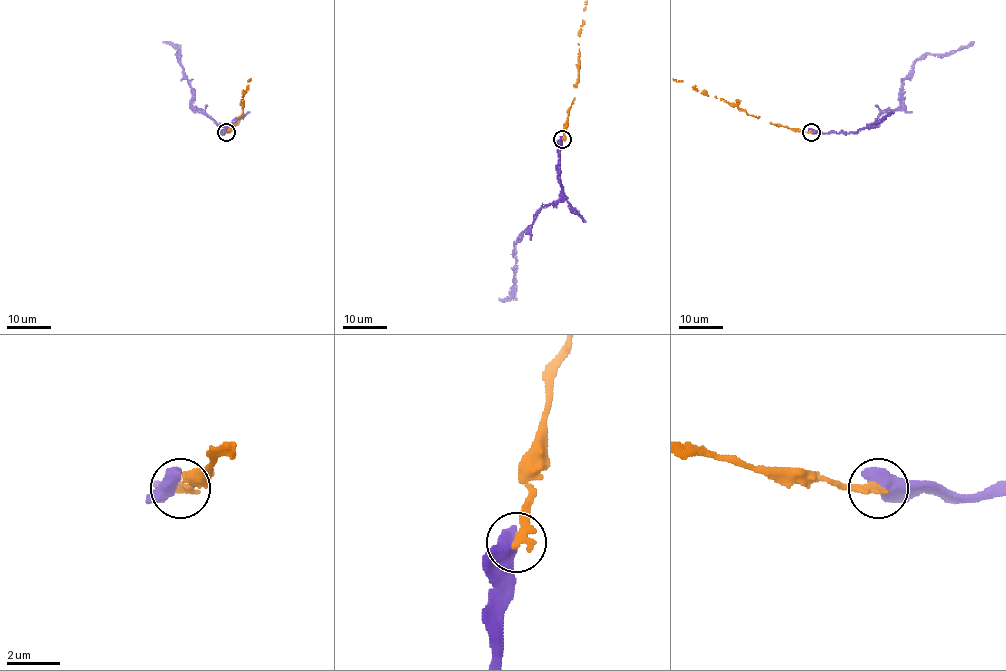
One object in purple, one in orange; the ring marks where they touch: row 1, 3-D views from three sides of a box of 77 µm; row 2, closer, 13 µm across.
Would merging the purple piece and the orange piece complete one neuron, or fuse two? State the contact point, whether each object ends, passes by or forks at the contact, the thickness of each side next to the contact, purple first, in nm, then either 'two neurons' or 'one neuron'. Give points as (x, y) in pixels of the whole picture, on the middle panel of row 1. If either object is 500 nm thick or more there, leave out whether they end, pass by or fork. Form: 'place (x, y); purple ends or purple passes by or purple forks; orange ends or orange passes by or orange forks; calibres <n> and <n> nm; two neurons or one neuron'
place (562, 139); calibres 800 and 280 nm; two neurons

